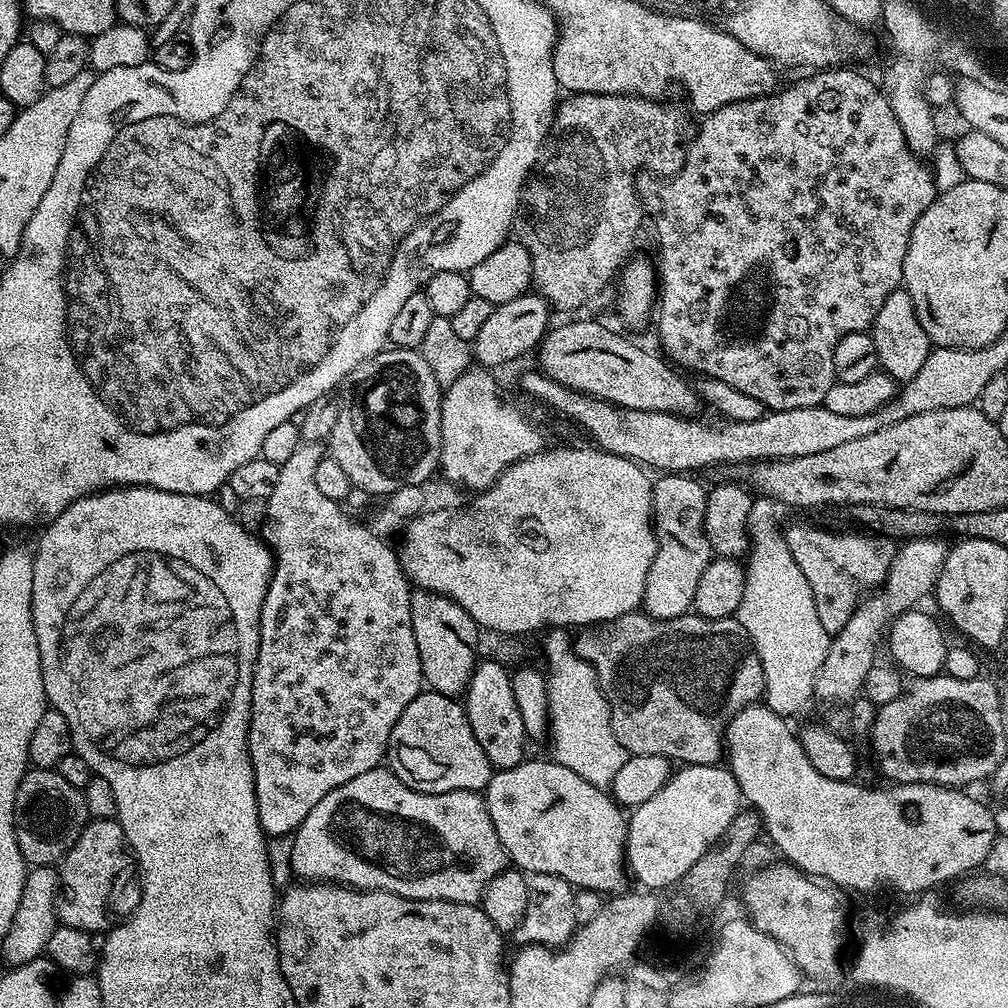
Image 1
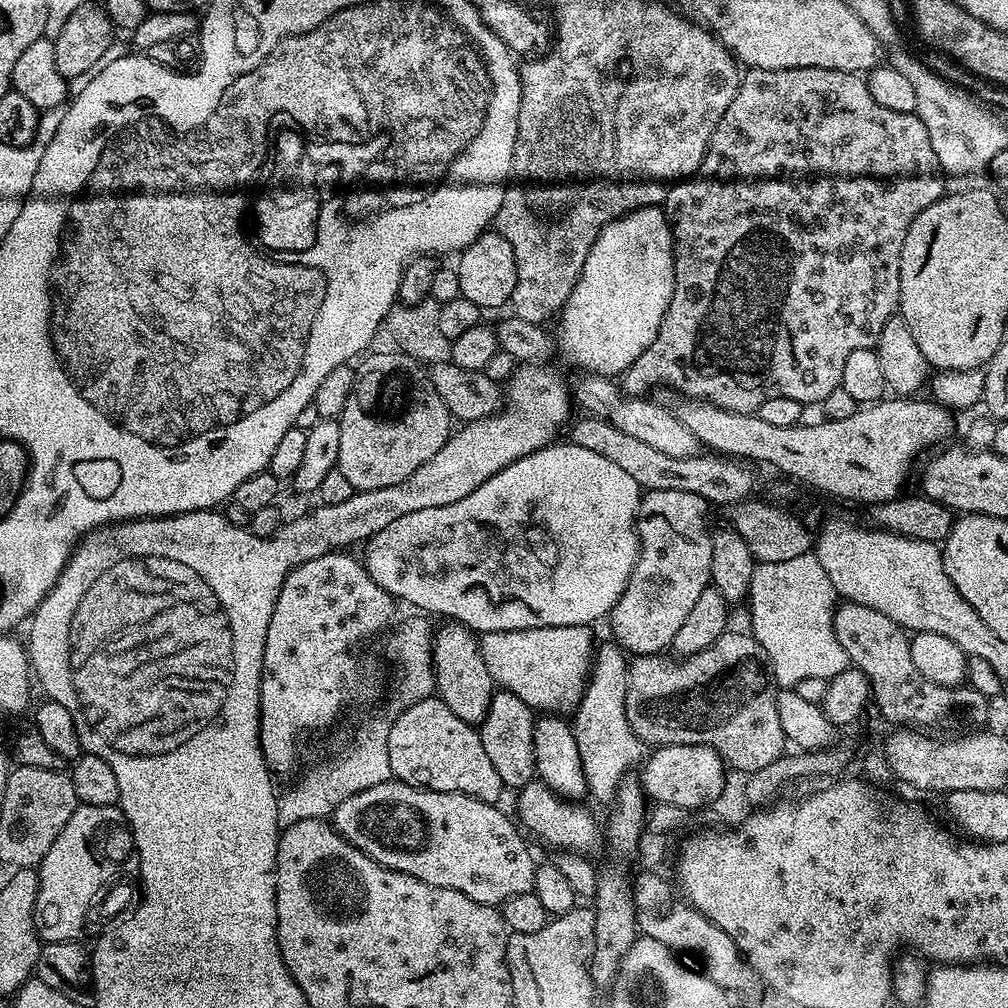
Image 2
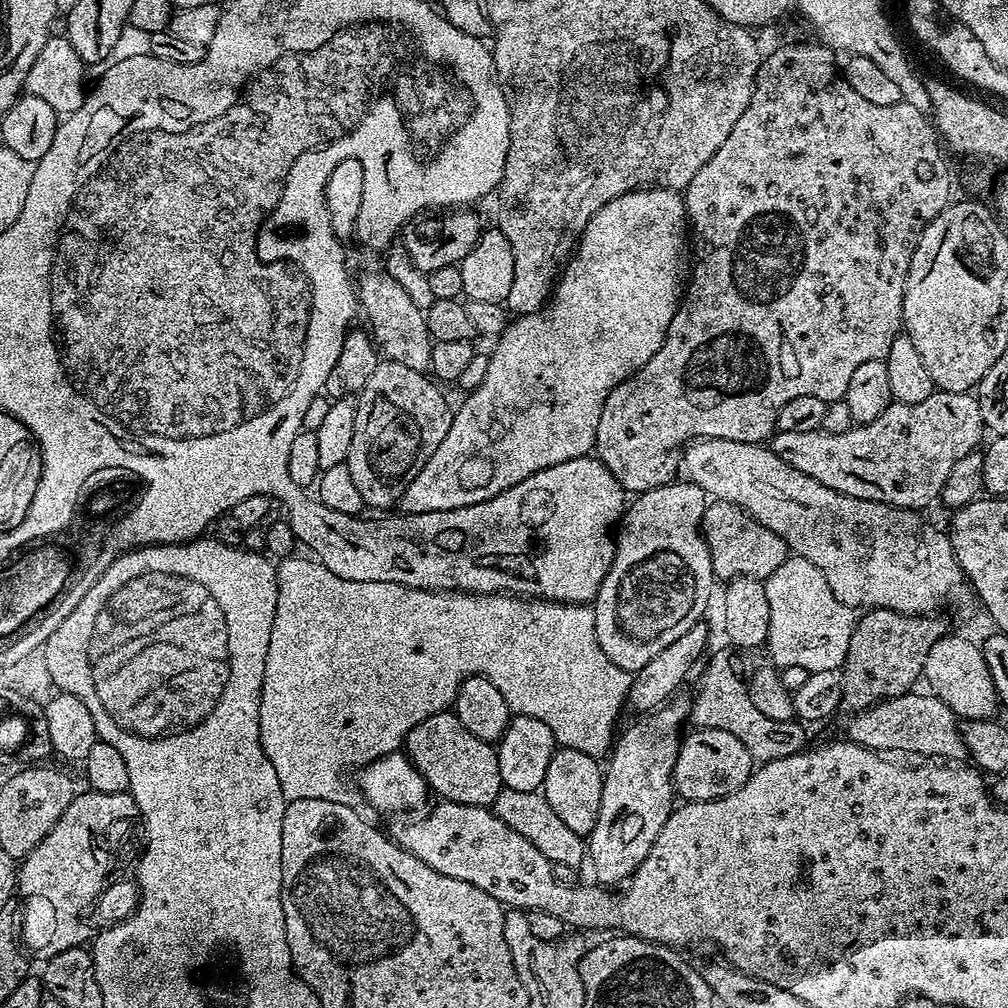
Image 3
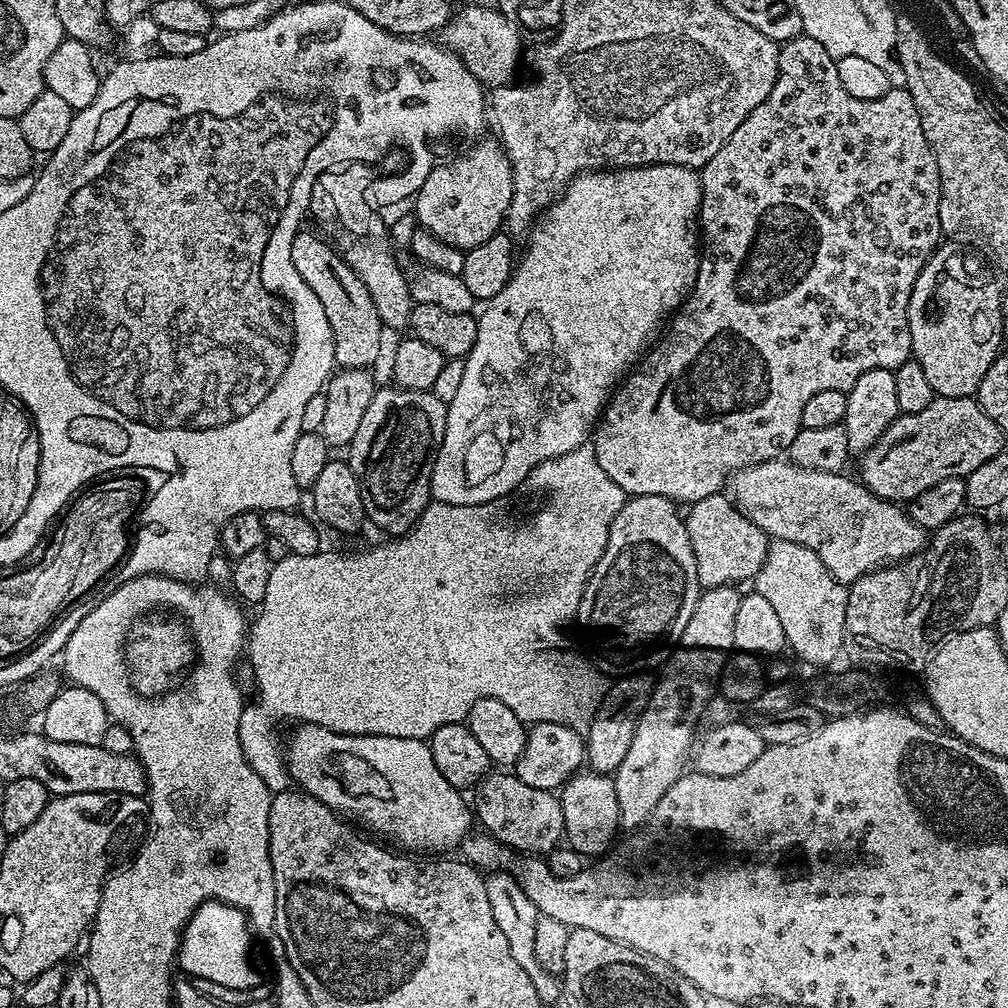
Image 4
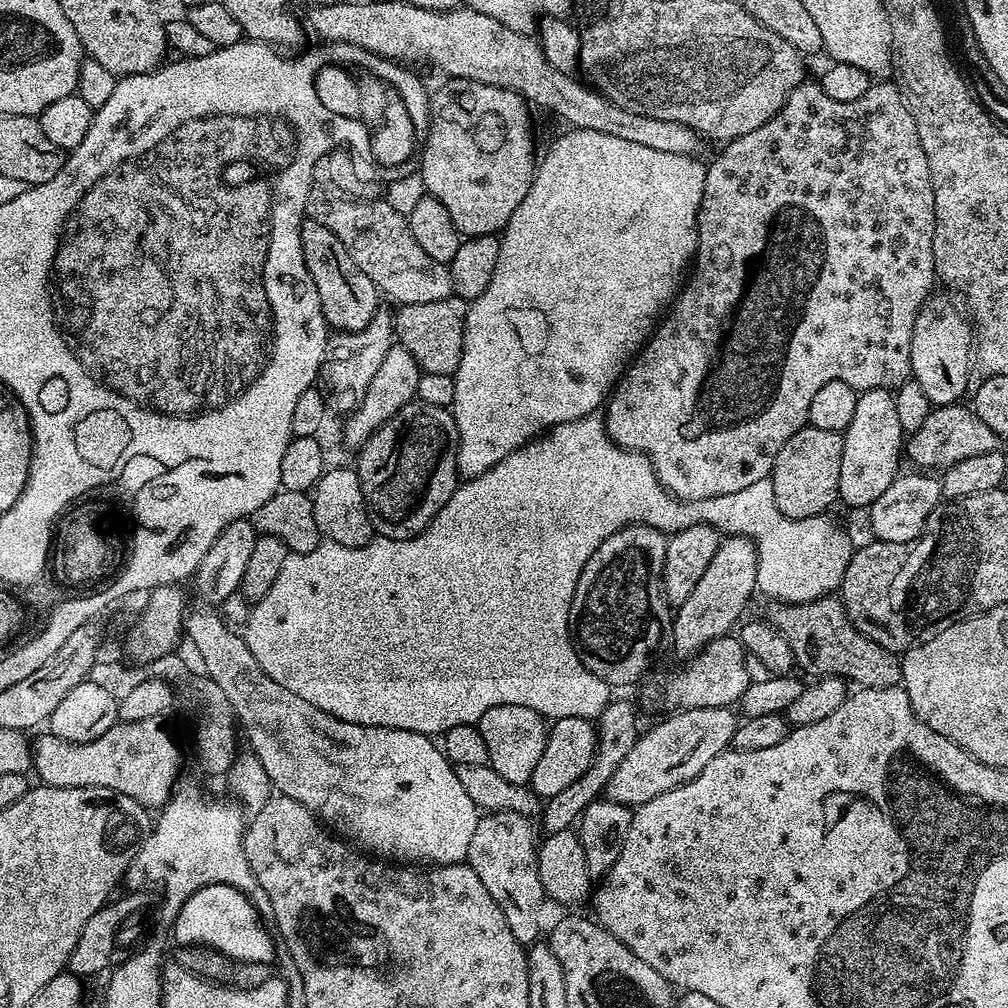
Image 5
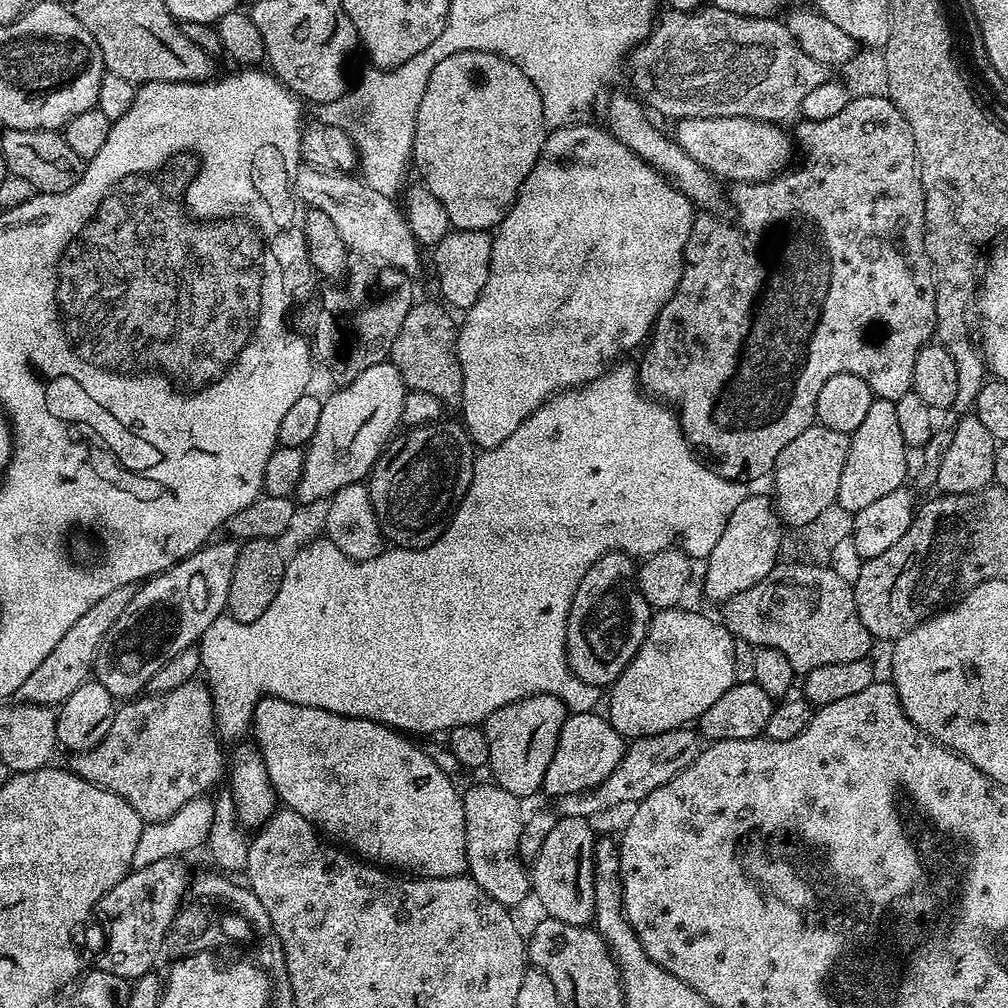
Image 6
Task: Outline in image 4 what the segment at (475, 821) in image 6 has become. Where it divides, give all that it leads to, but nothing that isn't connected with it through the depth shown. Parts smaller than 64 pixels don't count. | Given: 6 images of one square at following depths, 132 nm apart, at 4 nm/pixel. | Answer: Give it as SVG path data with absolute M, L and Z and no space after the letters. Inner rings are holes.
M507 871L488 872L484 881L486 895L490 897L490 910L494 914L494 922L498 922L498 930L506 938L510 946L510 954L518 961L518 966L530 974L530 982L534 982L534 990L538 990L538 998L541 1005L548 1006L562 996L562 984L553 973L542 970L538 958L534 958L534 926L538 922L540 913L537 912L534 902L526 898L522 886L518 886L516 877Z

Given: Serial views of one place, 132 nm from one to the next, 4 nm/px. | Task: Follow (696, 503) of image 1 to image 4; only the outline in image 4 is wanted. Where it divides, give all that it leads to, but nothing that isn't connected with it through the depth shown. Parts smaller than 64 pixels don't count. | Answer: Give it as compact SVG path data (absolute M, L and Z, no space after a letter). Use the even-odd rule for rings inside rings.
M661 496L625 499L576 605L575 623L580 624L587 659L612 678L643 673L659 652L680 643L701 591L688 525L676 501Z

